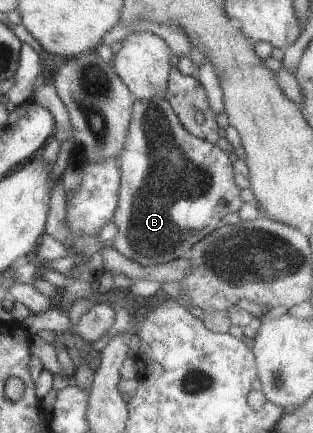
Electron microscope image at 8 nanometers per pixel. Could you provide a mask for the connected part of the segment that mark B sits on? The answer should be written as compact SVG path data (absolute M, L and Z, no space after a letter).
M157 94L151 100L134 98L125 143L117 159L119 185L112 219L116 232L110 239L110 247L140 266L181 258L203 236L218 228L227 213L236 213L243 204L227 156L228 153L217 144L187 133L163 95Z

